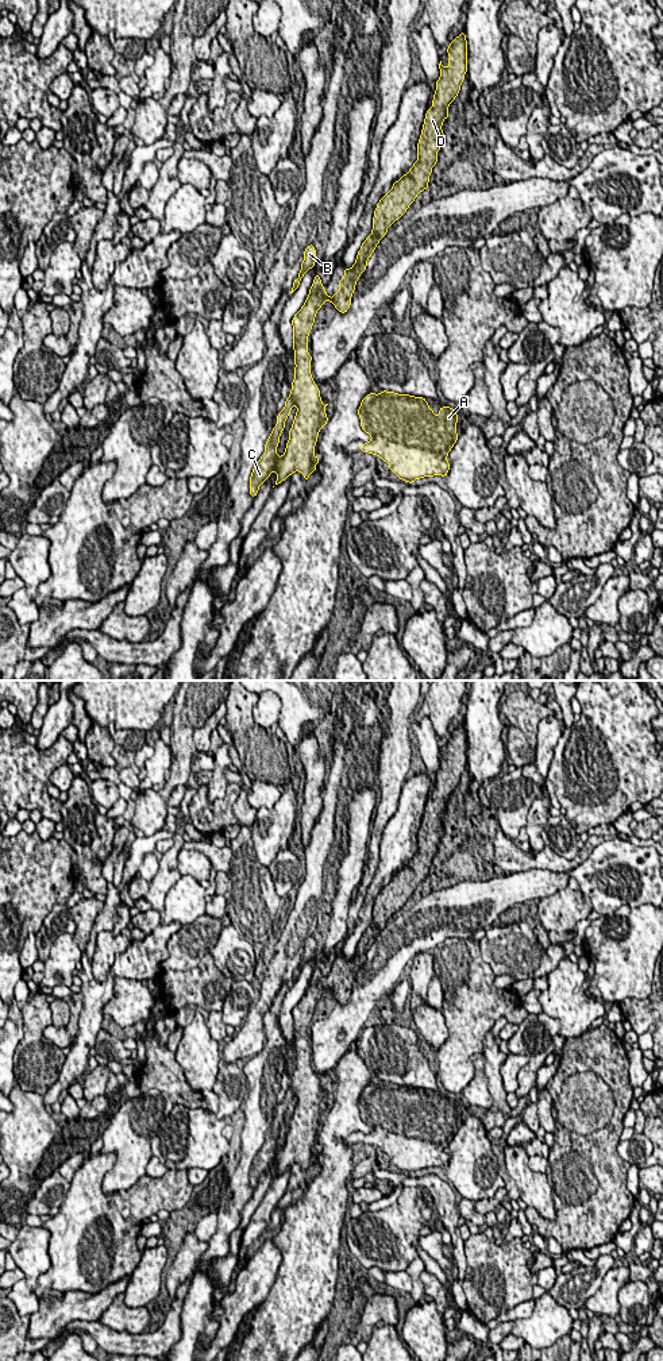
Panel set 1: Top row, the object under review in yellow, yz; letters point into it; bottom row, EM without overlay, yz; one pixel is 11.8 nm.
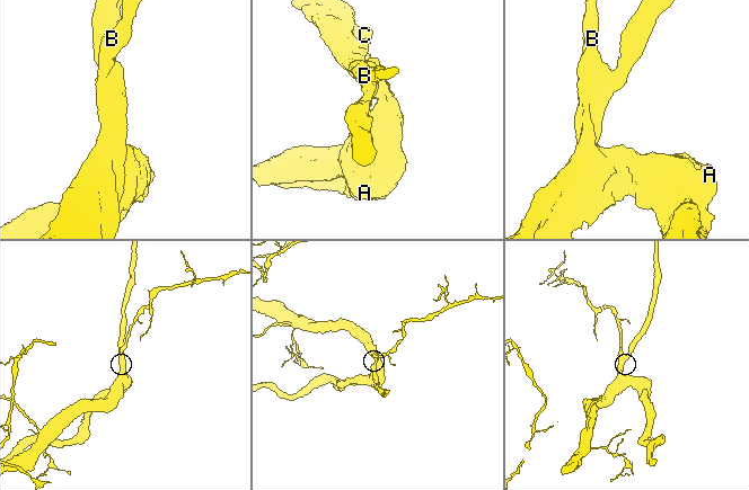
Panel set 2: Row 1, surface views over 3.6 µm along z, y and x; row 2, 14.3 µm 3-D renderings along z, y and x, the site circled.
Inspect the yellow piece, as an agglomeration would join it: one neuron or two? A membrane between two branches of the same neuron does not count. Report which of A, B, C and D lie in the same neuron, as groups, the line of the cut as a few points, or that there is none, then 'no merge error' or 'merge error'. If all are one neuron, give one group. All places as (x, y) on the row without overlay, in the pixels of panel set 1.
A B C D; no cut; no merge error

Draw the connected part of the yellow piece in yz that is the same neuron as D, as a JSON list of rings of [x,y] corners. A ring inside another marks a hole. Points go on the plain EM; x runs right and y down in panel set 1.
[[[465,722],[454,729],[447,739],[447,744],[450,747],[448,757],[444,759],[442,752],[439,755],[440,768],[435,774],[436,782],[432,798],[425,805],[417,834],[417,852],[406,865],[393,874],[392,880],[377,895],[371,925],[362,934],[352,959],[344,960],[344,967],[339,972],[339,982],[329,988],[319,965],[316,965],[304,996],[292,1010],[296,1056],[294,1071],[285,1098],[277,1106],[277,1115],[265,1136],[265,1144],[253,1160],[250,1168],[250,1185],[253,1190],[273,1163],[277,1165],[274,1175],[277,1177],[296,1163],[300,1163],[304,1171],[309,1172],[309,1167],[316,1161],[320,1150],[315,1145],[315,1137],[320,1121],[328,1113],[325,1104],[328,1095],[323,1095],[320,1080],[312,1069],[312,1046],[308,1044],[307,1030],[315,1014],[316,1005],[324,992],[332,994],[340,1005],[347,1003],[356,972],[366,963],[367,952],[377,936],[386,926],[388,919],[406,903],[417,886],[428,880],[432,859],[437,855],[437,843],[444,834],[443,811],[448,810],[448,798],[459,786],[467,763],[467,732]],[[294,1096],[297,1098],[297,1103],[289,1122],[289,1131],[284,1146],[278,1148],[280,1127]]]

